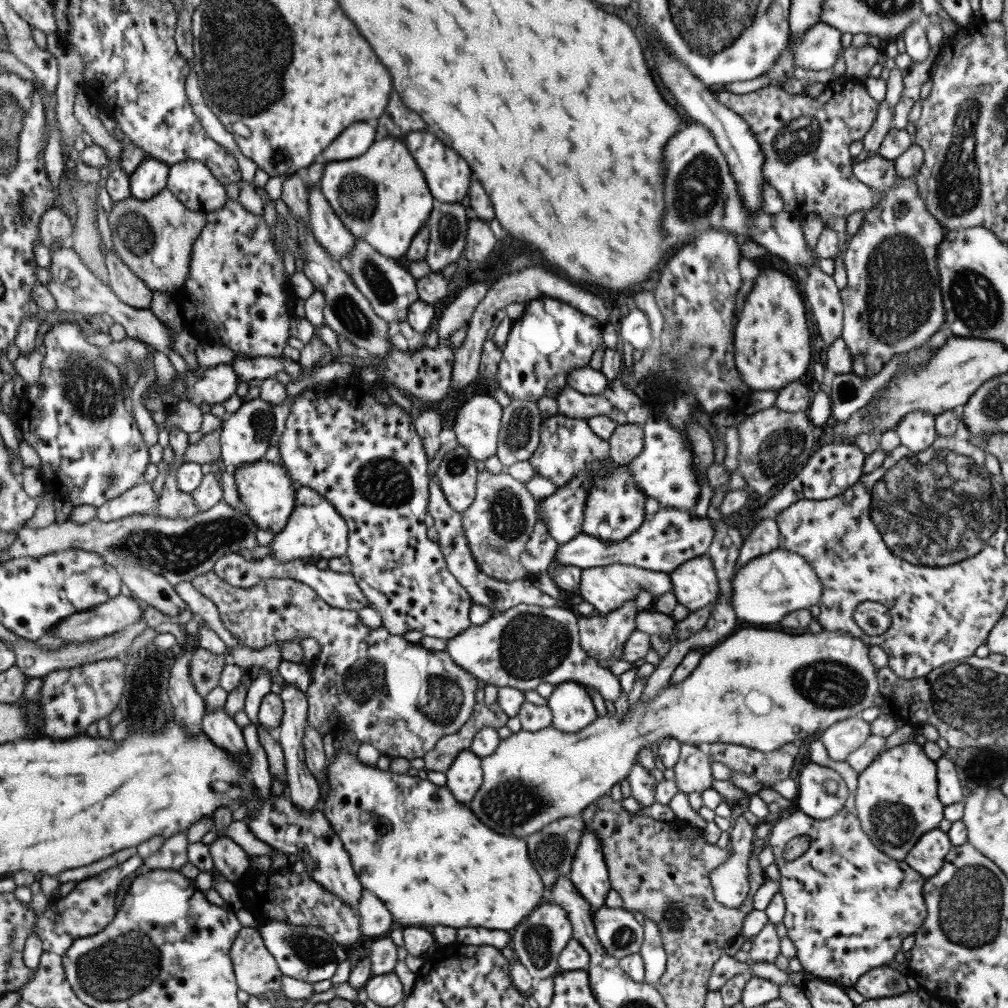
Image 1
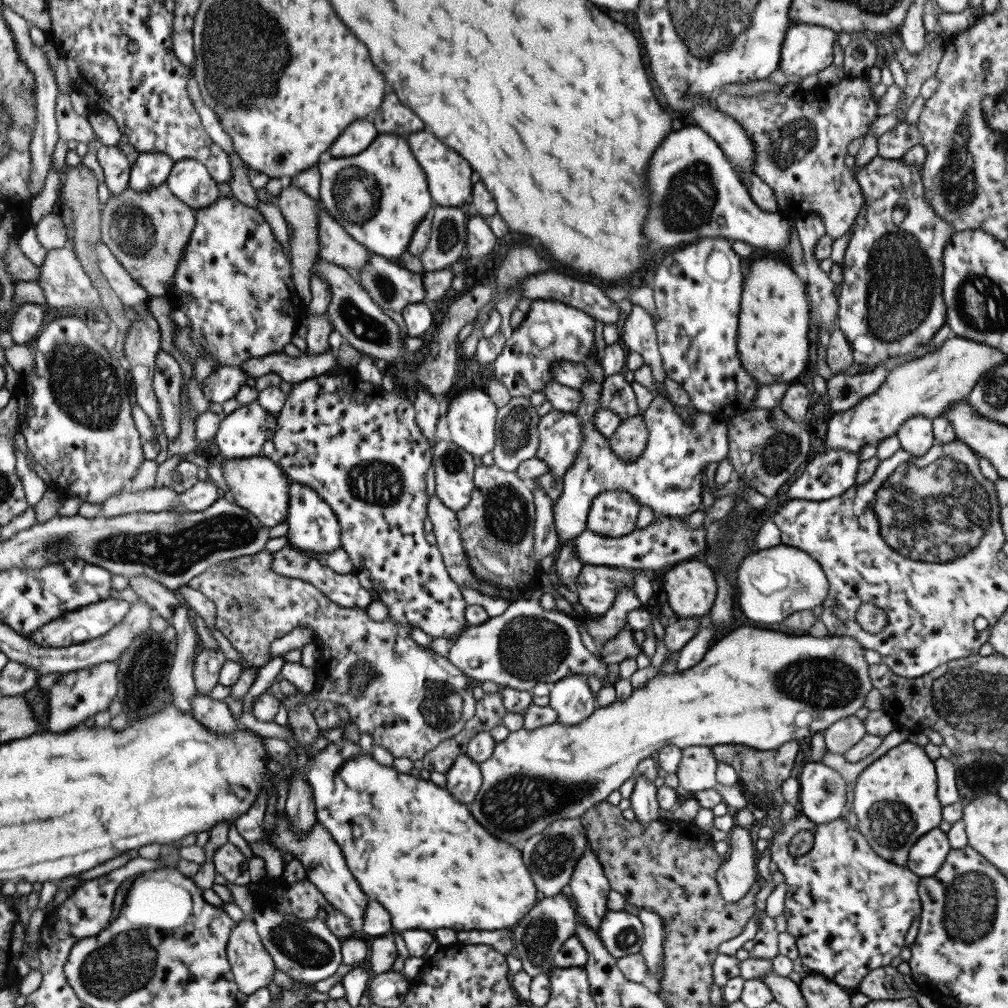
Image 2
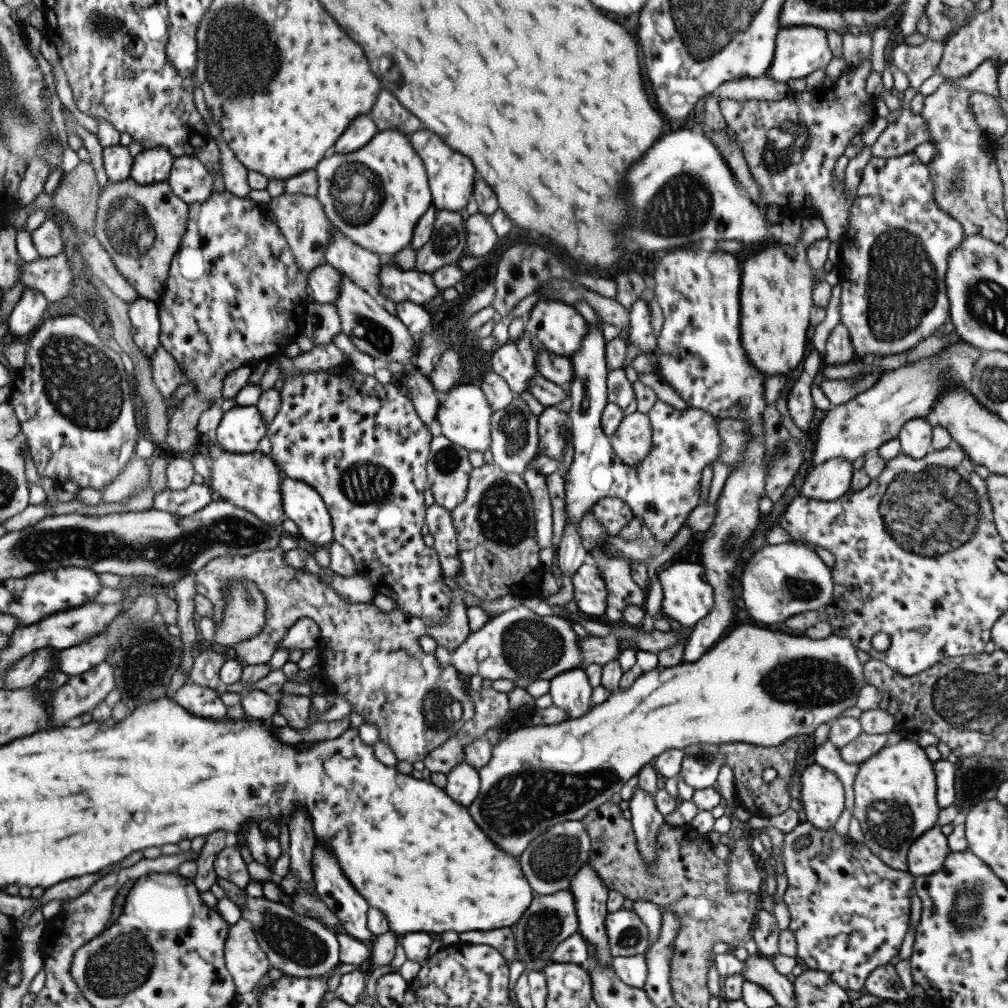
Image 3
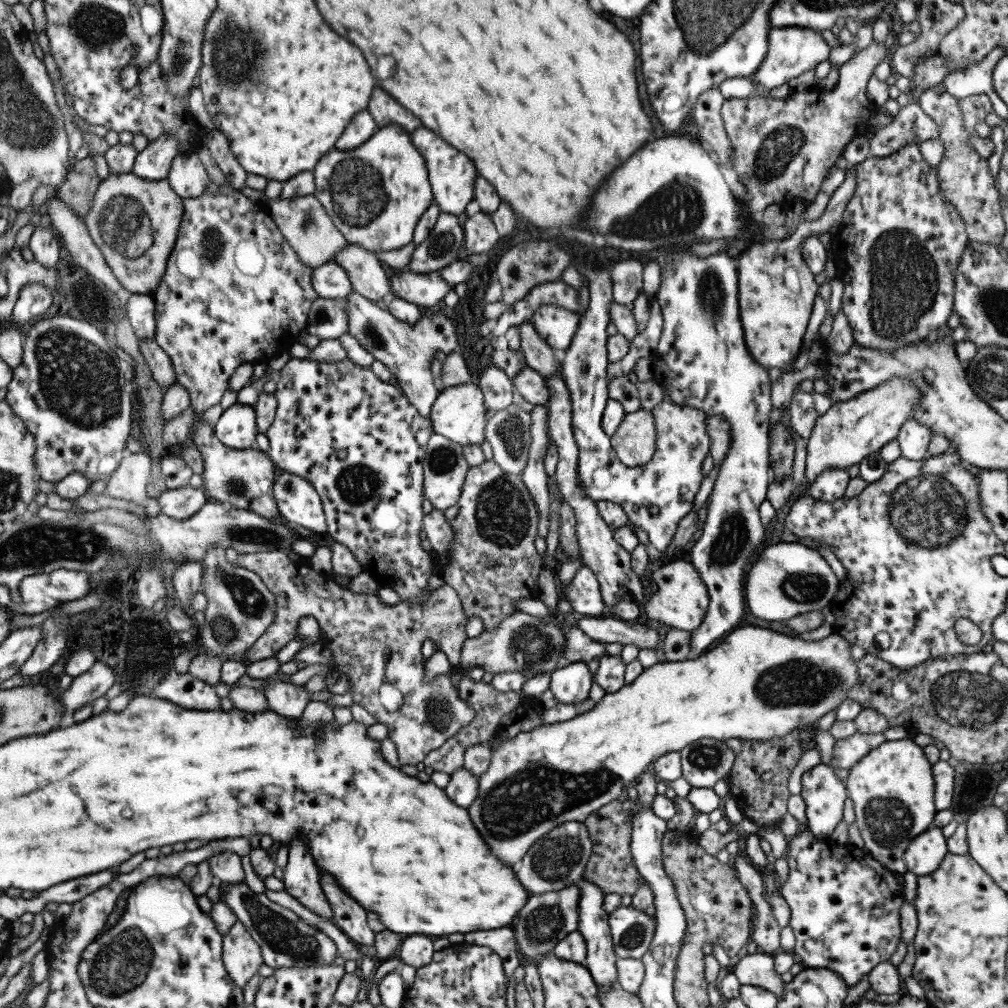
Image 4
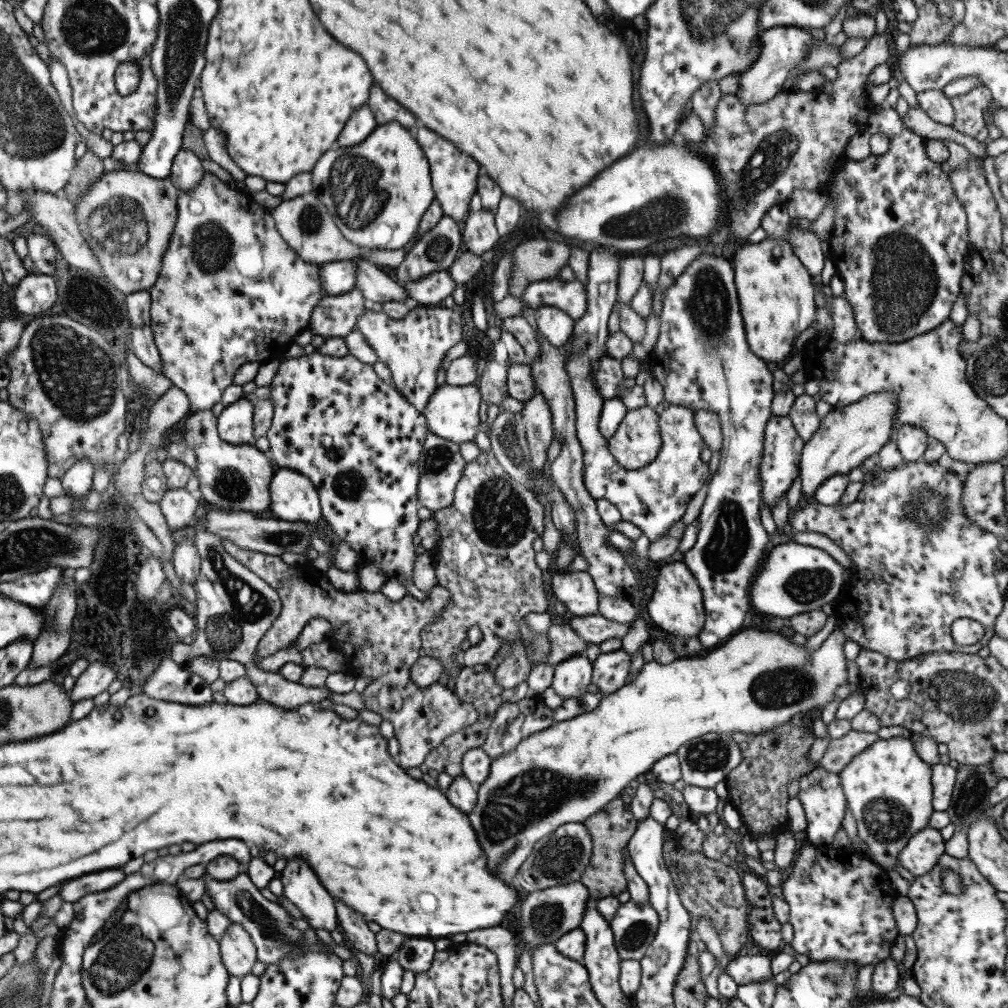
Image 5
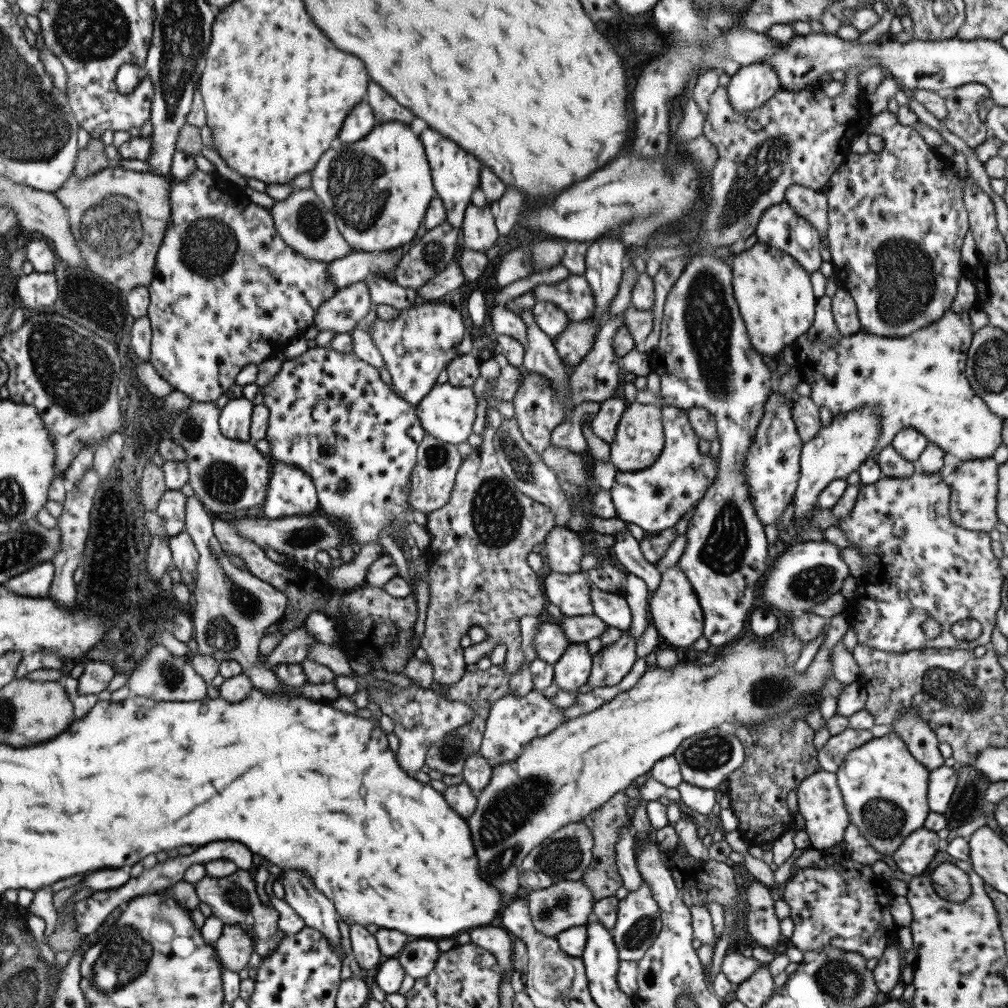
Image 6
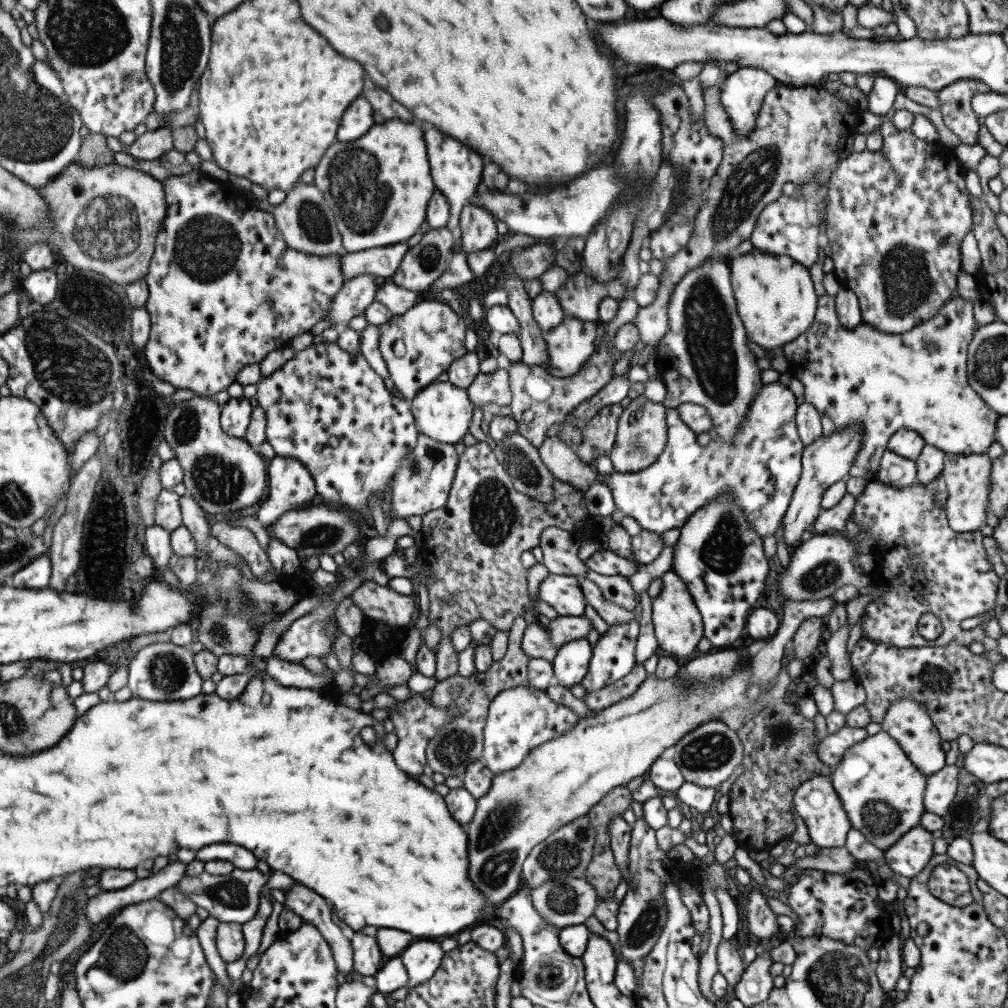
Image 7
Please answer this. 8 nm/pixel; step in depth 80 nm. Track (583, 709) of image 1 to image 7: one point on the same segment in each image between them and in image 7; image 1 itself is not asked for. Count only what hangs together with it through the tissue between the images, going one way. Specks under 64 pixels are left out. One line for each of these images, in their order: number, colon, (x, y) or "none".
2: (570, 697)
3: (569, 691)
4: (570, 684)
5: (570, 678)
6: (571, 671)
7: (571, 662)

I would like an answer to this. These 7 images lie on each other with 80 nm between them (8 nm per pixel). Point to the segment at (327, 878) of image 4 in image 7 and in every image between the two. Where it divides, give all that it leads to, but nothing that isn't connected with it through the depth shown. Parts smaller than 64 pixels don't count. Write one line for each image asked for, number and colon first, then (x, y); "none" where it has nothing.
5: (351, 924)
6: (365, 952)
7: (367, 959)

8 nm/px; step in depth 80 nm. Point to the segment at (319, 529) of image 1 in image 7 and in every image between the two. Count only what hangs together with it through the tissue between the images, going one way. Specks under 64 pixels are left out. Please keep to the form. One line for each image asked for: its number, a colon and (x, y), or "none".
2: (313, 529)
3: (302, 505)
4: (297, 503)
5: (293, 498)
6: (290, 492)
7: (289, 486)

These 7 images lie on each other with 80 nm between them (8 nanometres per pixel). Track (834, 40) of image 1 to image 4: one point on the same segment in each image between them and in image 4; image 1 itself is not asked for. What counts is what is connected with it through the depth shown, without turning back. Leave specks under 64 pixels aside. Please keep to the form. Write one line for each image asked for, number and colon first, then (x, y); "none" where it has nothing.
2: (806, 48)
3: (798, 51)
4: (791, 50)

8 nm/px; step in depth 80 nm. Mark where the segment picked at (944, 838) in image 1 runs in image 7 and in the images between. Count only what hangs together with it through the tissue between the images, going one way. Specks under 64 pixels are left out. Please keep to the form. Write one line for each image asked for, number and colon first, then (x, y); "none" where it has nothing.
2: (924, 858)
3: (925, 854)
4: (923, 854)
5: (920, 853)
6: (912, 856)
7: (907, 856)

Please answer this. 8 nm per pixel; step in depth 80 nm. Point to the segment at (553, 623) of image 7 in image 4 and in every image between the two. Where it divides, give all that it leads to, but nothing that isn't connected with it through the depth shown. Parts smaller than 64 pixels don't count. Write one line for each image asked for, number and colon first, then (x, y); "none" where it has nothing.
4: (604, 629)
5: (593, 629)
6: (577, 629)

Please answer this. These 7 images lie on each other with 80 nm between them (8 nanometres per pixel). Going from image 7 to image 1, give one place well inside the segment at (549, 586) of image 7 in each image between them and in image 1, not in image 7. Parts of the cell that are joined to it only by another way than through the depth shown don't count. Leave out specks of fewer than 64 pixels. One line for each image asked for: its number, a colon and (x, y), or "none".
1: (605, 587)
2: (596, 586)
3: (589, 594)
4: (582, 592)
5: (575, 590)
6: (570, 593)

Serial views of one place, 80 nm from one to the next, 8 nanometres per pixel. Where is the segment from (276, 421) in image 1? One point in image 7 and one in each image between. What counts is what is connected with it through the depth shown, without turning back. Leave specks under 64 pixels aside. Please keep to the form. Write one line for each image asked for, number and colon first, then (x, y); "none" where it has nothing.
2: (240, 434)
3: (240, 428)
4: (235, 428)
5: (234, 424)
6: (234, 417)
7: (235, 414)

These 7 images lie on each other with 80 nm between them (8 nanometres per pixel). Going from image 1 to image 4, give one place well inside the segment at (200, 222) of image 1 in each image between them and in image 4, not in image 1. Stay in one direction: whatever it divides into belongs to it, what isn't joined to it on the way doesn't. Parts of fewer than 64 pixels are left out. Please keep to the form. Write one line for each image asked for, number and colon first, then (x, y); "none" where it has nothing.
2: (146, 231)
3: (140, 227)
4: (133, 222)

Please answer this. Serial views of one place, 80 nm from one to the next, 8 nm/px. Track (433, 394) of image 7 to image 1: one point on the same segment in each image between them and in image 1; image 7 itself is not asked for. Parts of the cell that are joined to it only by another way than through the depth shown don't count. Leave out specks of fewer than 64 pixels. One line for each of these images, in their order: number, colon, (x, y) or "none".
1: (476, 424)
2: (470, 417)
3: (464, 417)
4: (457, 413)
5: (453, 413)
6: (446, 412)

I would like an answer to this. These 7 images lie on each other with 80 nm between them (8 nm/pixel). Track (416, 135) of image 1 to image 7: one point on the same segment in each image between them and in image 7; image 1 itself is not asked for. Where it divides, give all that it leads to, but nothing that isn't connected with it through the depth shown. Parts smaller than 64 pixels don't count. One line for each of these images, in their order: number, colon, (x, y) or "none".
2: (448, 176)
3: (450, 176)
4: (451, 176)
5: (453, 175)
6: (454, 173)
7: (455, 170)

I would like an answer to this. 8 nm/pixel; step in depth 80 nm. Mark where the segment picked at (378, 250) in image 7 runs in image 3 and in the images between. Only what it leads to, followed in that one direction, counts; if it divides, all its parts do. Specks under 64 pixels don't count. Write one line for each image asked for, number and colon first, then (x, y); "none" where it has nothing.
3: (323, 282)
4: (329, 281)
5: (336, 277)
6: (353, 267)

